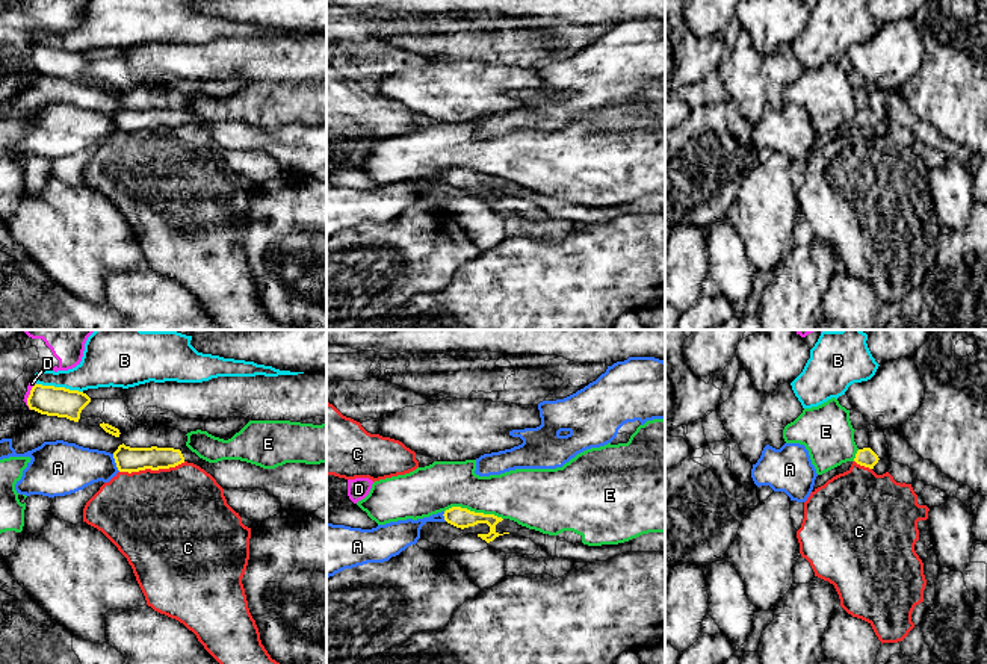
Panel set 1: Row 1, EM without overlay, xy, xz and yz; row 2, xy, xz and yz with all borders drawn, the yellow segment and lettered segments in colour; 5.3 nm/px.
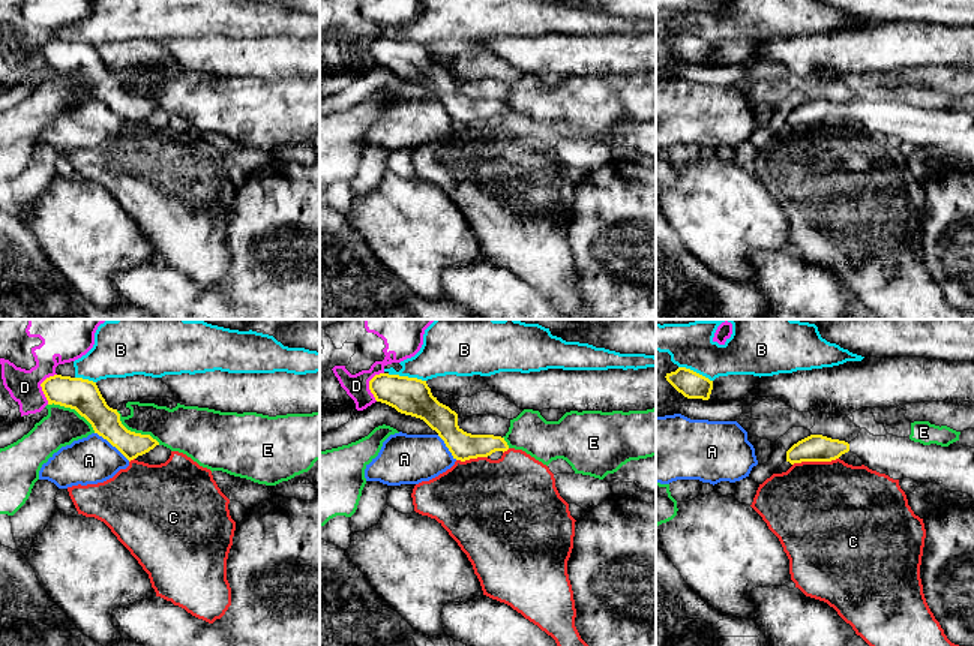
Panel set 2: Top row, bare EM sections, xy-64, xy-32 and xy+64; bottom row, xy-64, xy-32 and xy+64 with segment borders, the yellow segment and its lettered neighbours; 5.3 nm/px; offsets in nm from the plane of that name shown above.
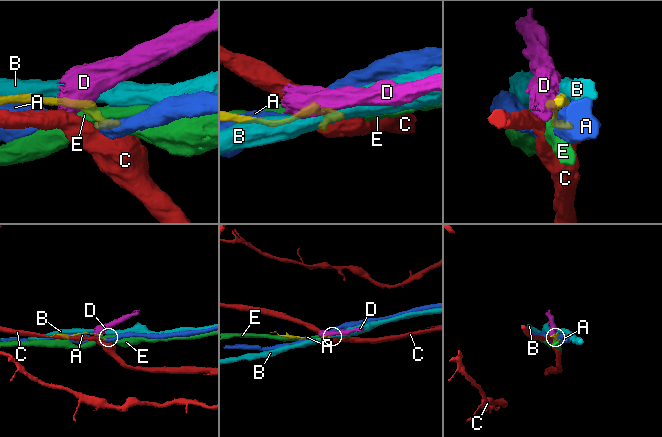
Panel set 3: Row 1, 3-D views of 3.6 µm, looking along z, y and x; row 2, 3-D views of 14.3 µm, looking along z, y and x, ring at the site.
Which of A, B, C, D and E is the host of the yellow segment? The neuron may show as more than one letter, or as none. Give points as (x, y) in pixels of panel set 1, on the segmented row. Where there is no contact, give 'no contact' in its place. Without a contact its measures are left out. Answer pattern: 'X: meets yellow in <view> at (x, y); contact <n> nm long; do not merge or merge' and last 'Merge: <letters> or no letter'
A: meets yellow in xy at (117, 463); contact 100 nm long; do not merge
B: meets yellow in xy at (59, 387); contact 260 nm long; do not merge
C: meets yellow in xy at (151, 469); contact 360 nm long; do not merge
D: meets yellow in xy at (29, 397); contact 150 nm long; do not merge
E: meets yellow in xz at (473, 511); contact 320 nm long; do not merge
Merge: no letter

